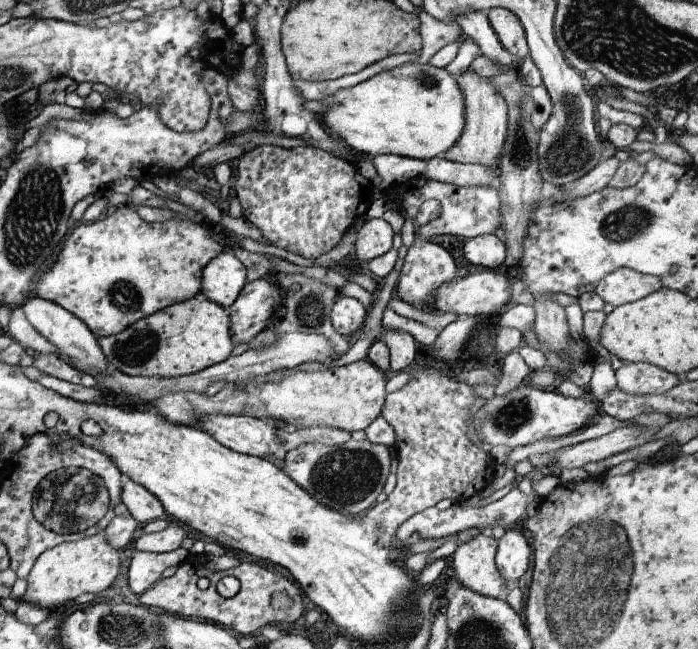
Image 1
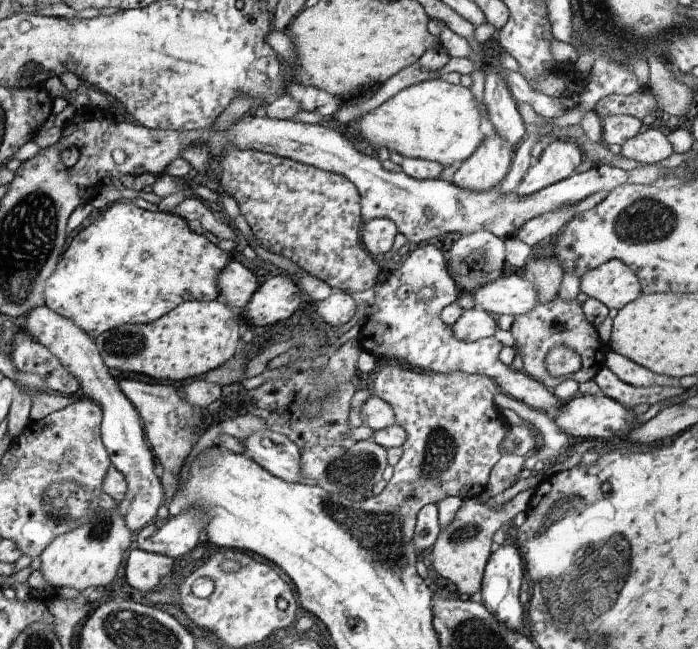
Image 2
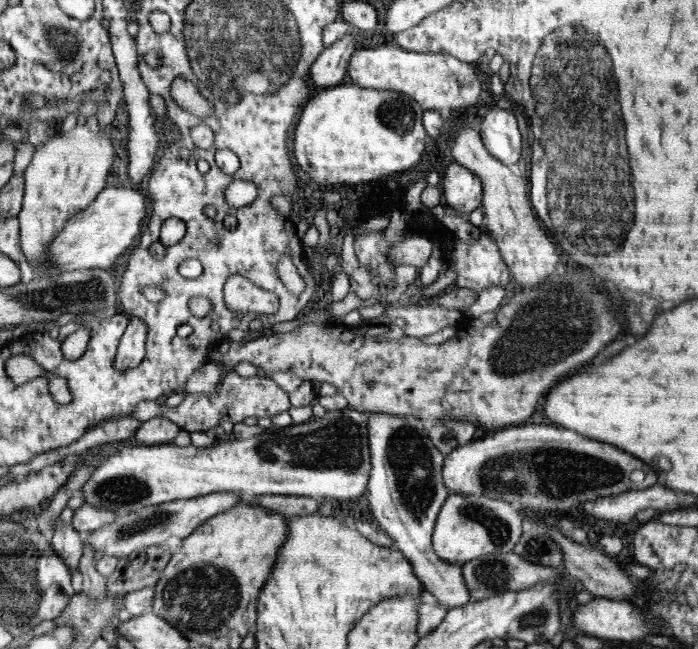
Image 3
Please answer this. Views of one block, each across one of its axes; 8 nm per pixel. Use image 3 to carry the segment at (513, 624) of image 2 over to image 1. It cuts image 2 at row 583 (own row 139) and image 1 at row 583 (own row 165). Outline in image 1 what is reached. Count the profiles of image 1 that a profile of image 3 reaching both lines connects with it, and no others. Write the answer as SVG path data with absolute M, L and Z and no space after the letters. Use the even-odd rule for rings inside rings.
M511 526L499 540L501 545L498 546L497 554L498 570L506 578L508 585L520 580L530 568L530 546L522 534L522 530Z

